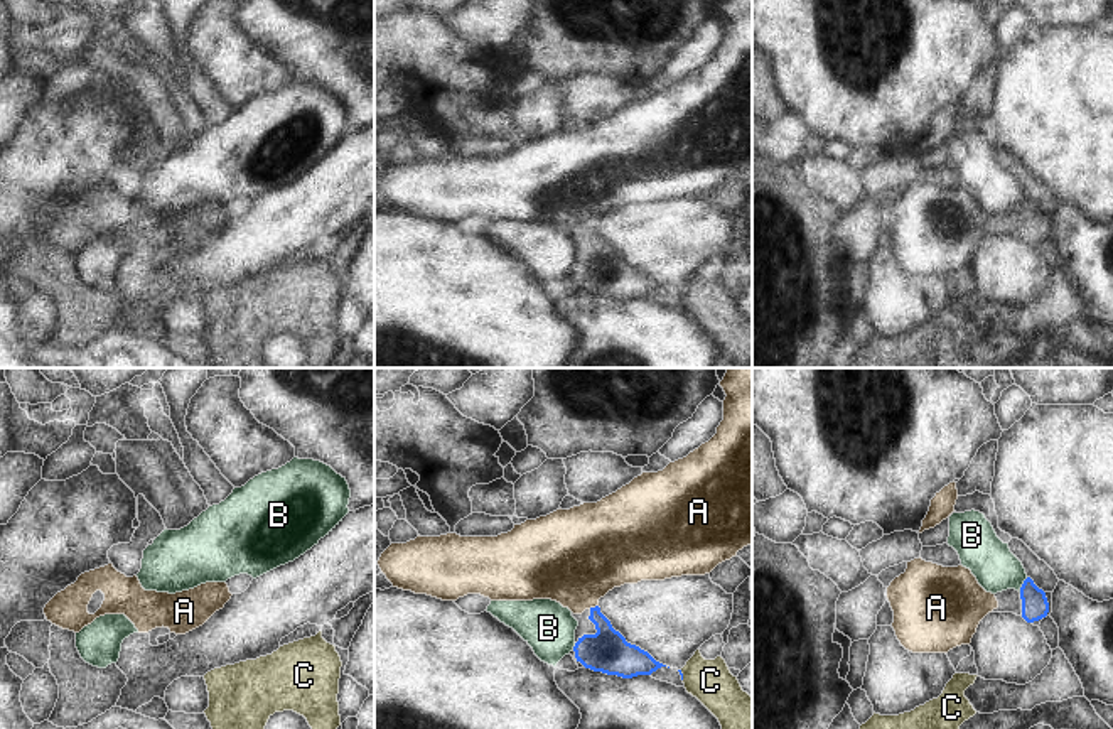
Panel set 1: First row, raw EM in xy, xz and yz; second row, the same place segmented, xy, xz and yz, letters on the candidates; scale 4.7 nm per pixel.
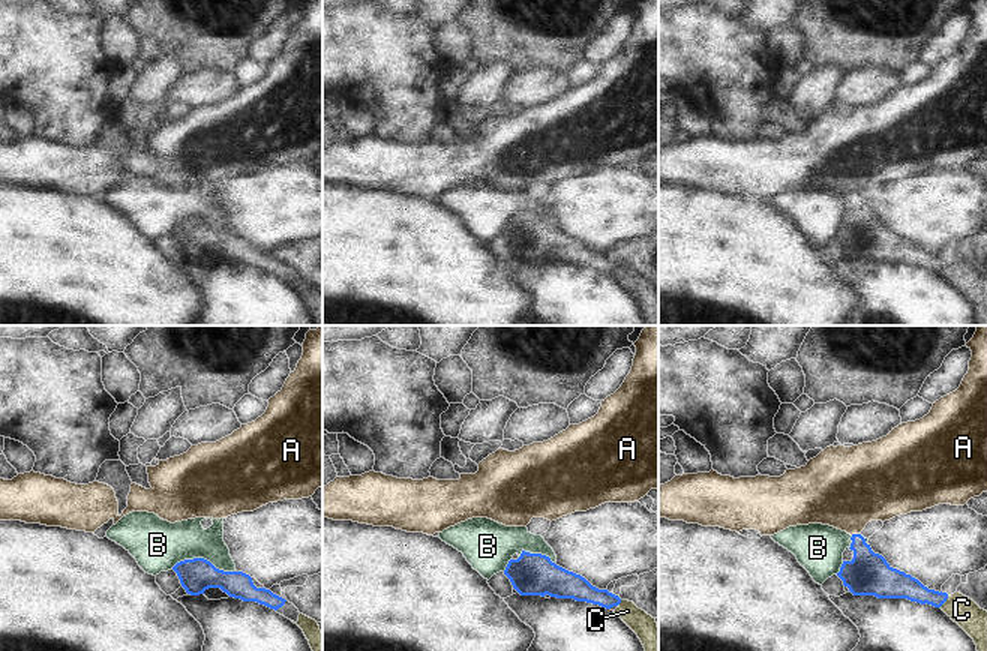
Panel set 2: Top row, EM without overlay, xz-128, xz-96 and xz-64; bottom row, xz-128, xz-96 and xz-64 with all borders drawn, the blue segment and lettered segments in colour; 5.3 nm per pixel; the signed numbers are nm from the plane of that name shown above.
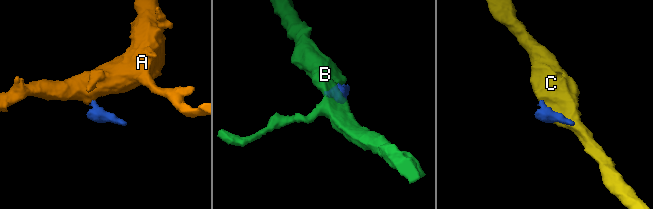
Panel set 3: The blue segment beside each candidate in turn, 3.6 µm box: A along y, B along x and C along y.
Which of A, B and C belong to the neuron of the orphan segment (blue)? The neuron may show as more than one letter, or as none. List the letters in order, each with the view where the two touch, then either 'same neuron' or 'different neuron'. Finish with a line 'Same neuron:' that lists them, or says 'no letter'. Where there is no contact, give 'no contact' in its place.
A: meets blue in xz; same neuron
B: meets blue in yz; different neuron
C: meets blue in xz; different neuron
Same neuron: A

